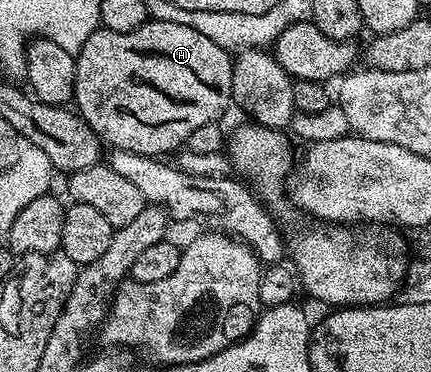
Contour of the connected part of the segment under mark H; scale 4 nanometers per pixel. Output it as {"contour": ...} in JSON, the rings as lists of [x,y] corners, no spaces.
{"contour":[[[156,19],[146,20],[144,25],[140,25],[135,31],[130,33],[116,33],[110,29],[101,27],[96,33],[90,35],[87,43],[82,47],[81,52],[76,54],[77,70],[75,71],[75,87],[73,88],[73,101],[76,112],[81,120],[87,122],[92,127],[93,132],[101,138],[102,142],[108,143],[113,149],[126,149],[132,153],[138,153],[144,157],[160,158],[161,153],[169,153],[172,149],[180,150],[188,142],[191,131],[198,127],[203,127],[203,123],[212,121],[220,122],[221,116],[225,113],[225,108],[231,105],[232,95],[232,71],[233,62],[230,52],[219,43],[207,39],[195,27],[184,25],[178,21],[159,21]]]}

